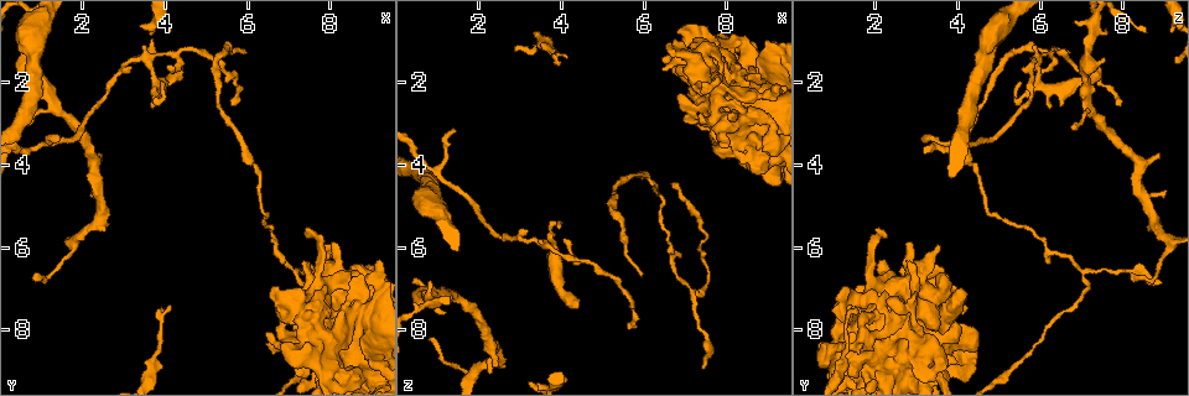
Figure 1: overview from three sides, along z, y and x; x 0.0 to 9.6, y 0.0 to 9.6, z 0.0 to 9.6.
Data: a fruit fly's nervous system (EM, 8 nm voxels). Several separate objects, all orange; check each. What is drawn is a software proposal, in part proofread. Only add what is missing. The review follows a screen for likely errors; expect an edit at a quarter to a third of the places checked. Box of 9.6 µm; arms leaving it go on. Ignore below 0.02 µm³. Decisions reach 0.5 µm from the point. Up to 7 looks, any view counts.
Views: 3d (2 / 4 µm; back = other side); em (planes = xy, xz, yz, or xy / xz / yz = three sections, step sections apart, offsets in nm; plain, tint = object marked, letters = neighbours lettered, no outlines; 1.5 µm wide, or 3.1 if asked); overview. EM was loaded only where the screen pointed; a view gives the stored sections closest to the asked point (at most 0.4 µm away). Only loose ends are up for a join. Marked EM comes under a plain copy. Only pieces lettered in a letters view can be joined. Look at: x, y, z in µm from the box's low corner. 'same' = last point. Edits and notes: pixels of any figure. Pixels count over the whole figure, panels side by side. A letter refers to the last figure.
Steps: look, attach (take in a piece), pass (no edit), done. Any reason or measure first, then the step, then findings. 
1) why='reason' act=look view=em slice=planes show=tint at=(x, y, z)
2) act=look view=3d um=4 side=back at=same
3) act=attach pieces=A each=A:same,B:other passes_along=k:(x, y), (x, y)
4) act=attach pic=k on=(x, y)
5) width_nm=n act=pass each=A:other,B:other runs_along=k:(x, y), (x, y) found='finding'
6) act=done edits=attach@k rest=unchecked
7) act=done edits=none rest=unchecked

why='an open end' act=look view=em slice=xy step=8 show=tint at=(4.40, 1.65, 7.35)

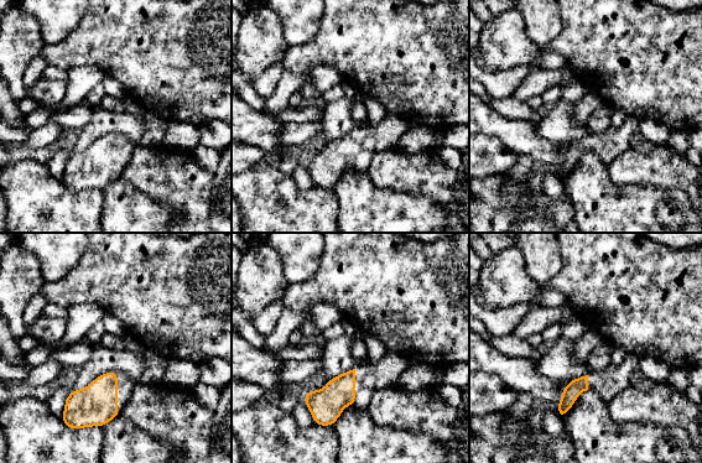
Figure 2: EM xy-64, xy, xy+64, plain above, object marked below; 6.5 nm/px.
act=look view=em slice=planes show=letters at=same

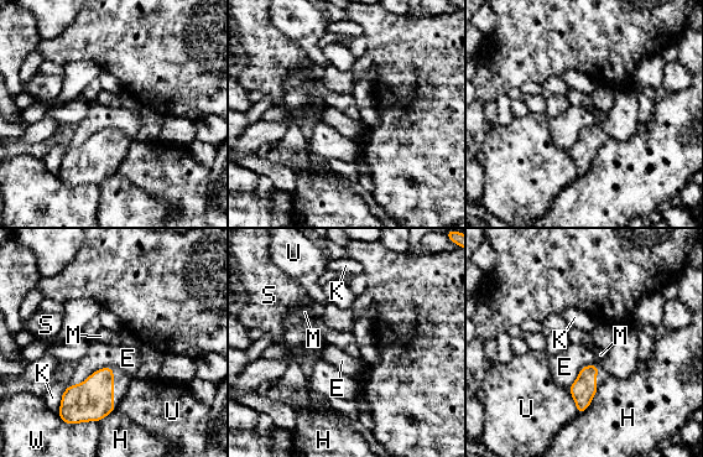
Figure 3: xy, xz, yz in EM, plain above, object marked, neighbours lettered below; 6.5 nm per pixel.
width_nm=160 act=pass each=E:other,H:other,K:other,M:other,S:other,U:other,W:other border=3:(112, 367), (98, 368), (68, 385) found='no lettered piece goes on from it'

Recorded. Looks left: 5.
why='thin end' act=look view=em slice=planes show=letters at=(6.00, 1.25, 6.70)

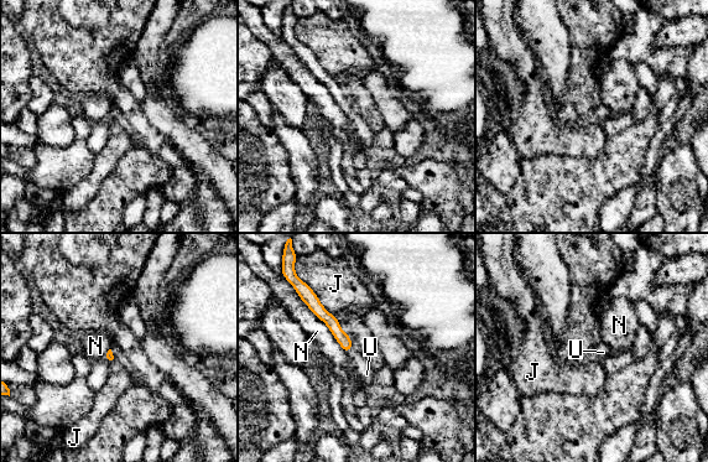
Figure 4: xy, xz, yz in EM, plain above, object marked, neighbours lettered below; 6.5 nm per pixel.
act=attach pieces=U each=J:other,N:other,U:same passes_along=4:(333, 325), (350, 349), (366, 374) found='the neuron continues'

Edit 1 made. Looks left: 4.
act=look view=overview

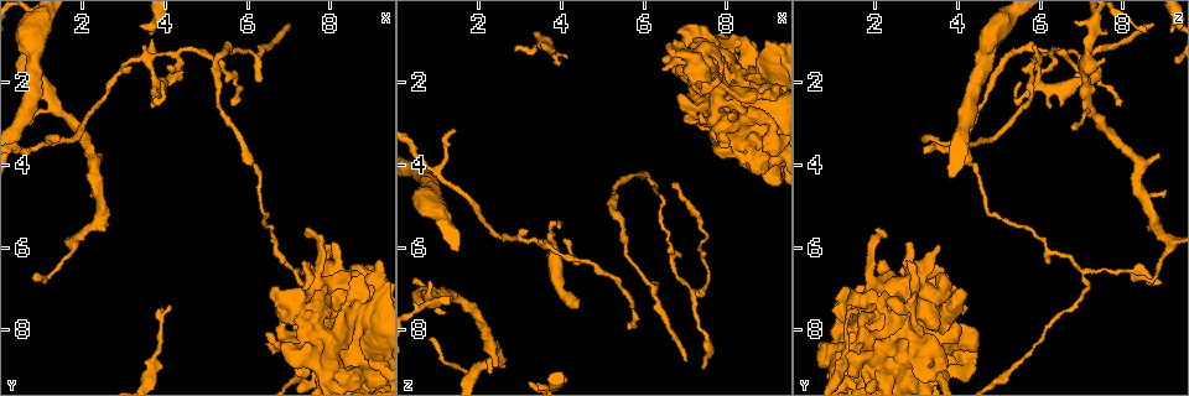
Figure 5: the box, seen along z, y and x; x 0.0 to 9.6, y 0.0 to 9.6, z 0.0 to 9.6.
why='tapers out' act=look view=em slice=xy step=8 show=letters at=(7.45, 6.85, 8.85)

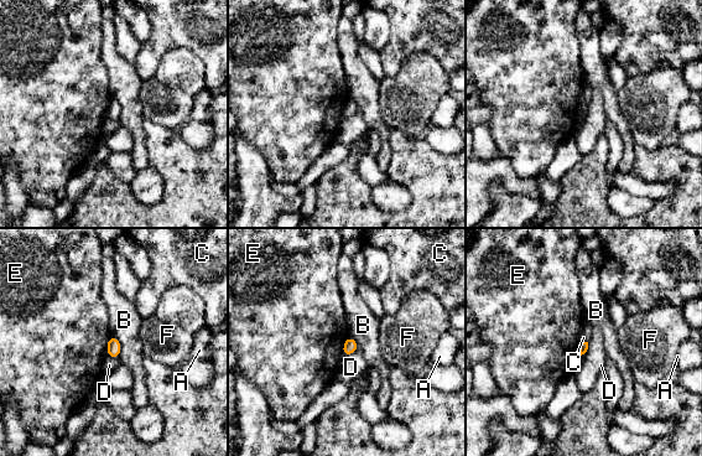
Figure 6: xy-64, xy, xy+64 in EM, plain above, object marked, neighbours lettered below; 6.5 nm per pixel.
longest_contact=B:170nm act=pass each=A:other,B:other,C:other,D:other,E:other,F:other border=6:(110, 335), (105, 355) found='no lettered piece goes on from it'

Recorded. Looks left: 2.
act=done edits=attach@4 rest=unchecked

